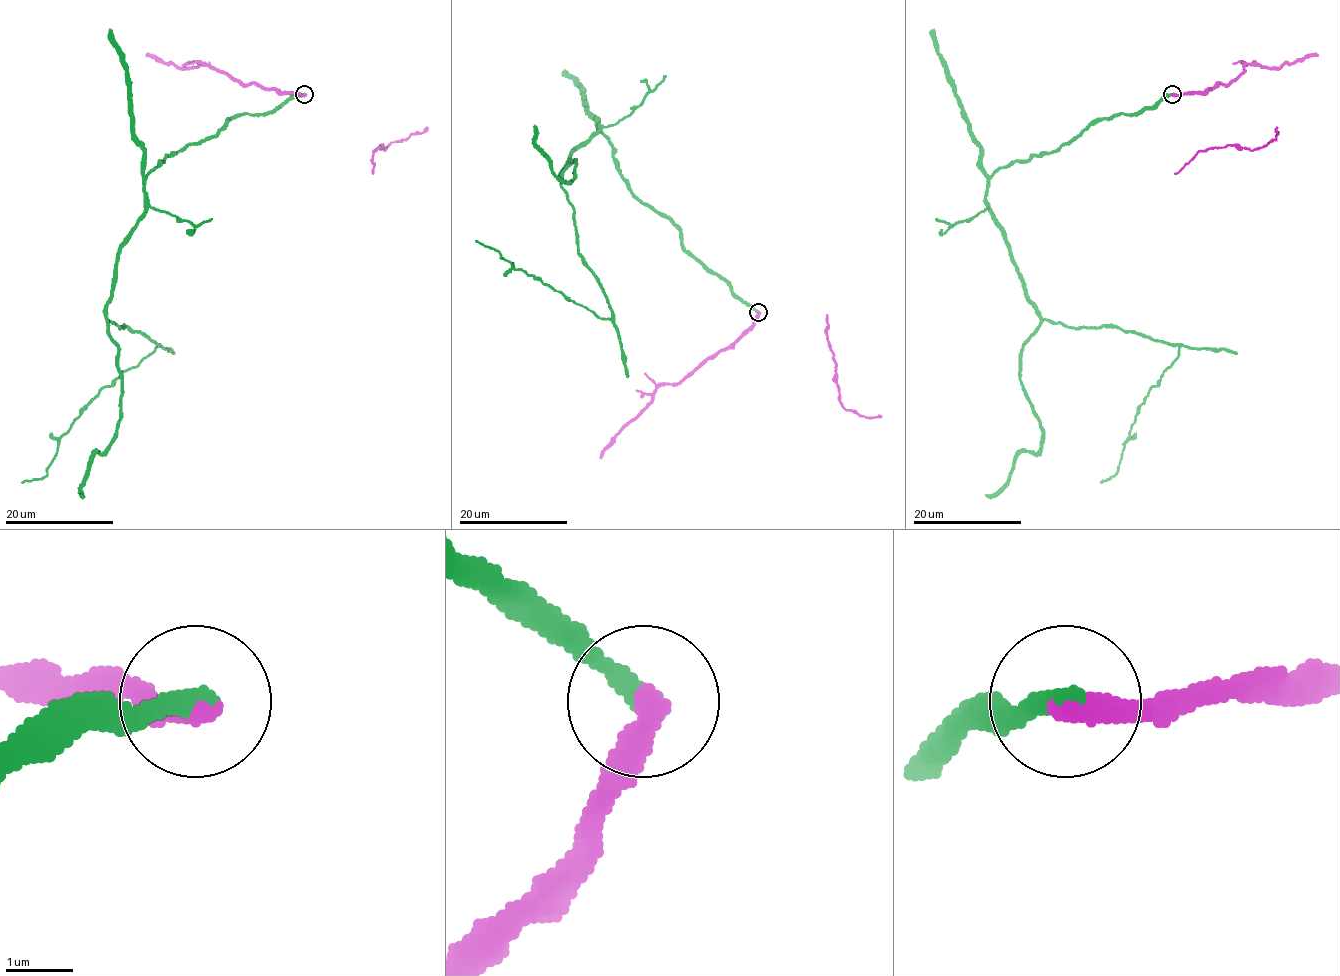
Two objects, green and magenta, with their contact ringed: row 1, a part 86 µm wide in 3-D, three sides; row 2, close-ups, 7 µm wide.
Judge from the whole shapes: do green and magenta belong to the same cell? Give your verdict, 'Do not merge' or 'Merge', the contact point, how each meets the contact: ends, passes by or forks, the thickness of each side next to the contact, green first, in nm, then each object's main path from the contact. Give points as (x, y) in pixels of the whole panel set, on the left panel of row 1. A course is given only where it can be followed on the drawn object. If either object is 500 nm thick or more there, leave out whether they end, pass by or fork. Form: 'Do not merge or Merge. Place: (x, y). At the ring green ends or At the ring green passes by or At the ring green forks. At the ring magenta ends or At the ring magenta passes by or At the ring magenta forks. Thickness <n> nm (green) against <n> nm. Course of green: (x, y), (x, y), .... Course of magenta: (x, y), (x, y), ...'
Do not merge. Place: (304, 94). At the ring green ends. At the ring magenta ends. Thickness 340 nm (green) against 400 nm. Course of green: (304, 94), (234, 114), (145, 179), (107, 318), (157, 345), (86, 406), (47, 474), (21, 482). Course of magenta: (304, 94), (278, 92), (253, 83), (240, 84), (226, 72), (202, 64), (175, 67), (146, 54)

